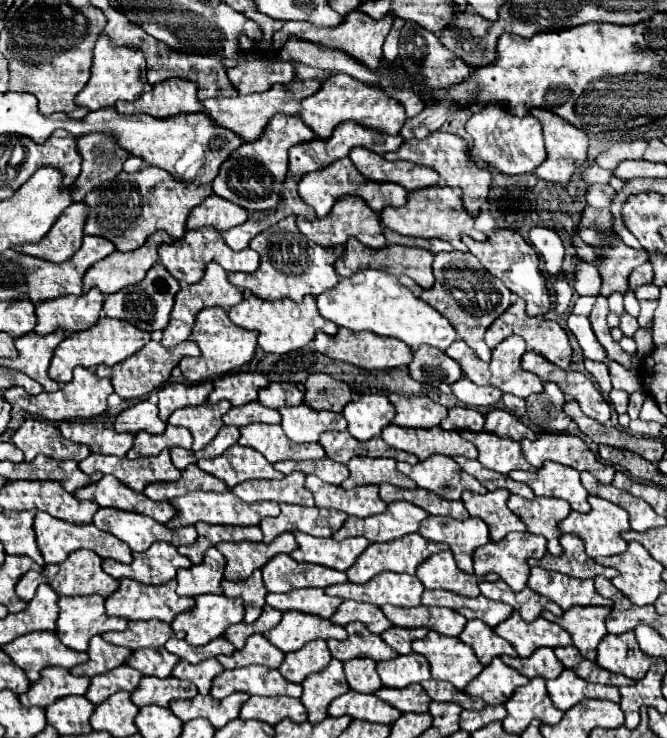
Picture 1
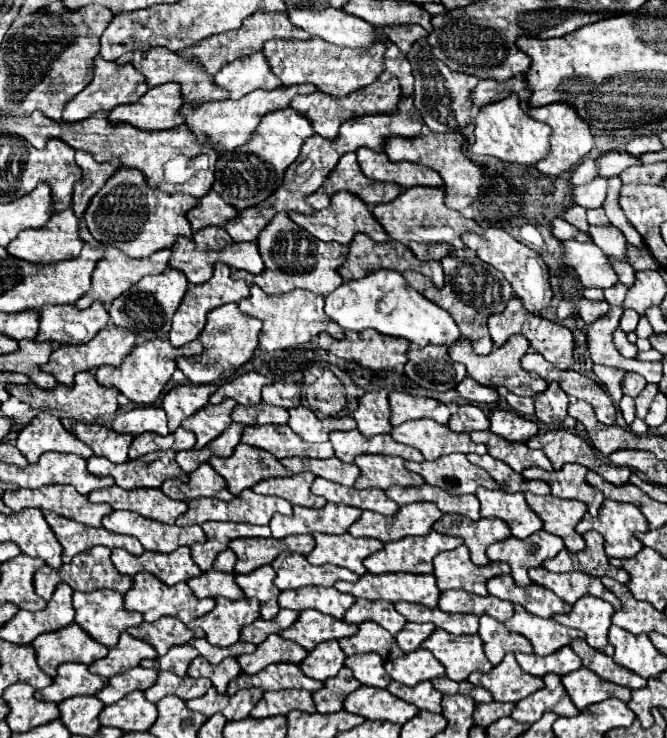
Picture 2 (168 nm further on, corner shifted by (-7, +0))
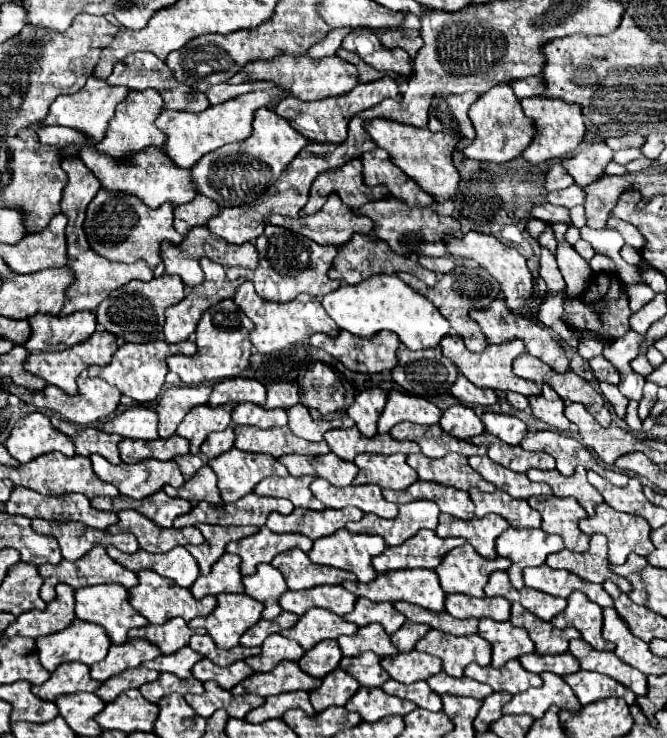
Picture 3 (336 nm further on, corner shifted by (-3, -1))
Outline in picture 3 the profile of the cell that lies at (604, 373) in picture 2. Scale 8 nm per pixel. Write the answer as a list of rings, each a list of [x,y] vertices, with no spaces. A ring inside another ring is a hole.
[[[600,383],[600,389],[602,389],[602,395],[604,395],[604,397],[610,401],[610,405],[614,407],[616,415],[618,415],[620,419],[624,419],[624,415],[626,415],[626,407],[628,407],[628,399],[622,397],[622,393],[620,393],[614,385]]]

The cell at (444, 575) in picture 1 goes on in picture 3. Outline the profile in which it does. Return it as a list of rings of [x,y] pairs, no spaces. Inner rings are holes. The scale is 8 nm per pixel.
[[[464,543],[452,549],[436,569],[442,581],[442,589],[446,593],[462,593],[470,597],[484,597],[484,585],[488,583],[490,573],[506,571],[510,567],[510,559],[496,557],[484,559],[474,551],[470,543]]]

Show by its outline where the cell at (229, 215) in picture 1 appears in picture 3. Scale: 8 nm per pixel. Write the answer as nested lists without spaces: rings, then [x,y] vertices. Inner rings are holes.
[[[196,195],[194,201],[174,207],[174,229],[180,235],[186,235],[192,227],[206,225],[206,221],[218,213],[220,213],[220,209],[214,201],[210,201],[208,197]]]

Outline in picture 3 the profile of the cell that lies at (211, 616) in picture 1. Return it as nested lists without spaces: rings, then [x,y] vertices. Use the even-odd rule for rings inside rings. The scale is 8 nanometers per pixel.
[[[220,593],[218,607],[206,617],[206,631],[220,649],[236,647],[246,629],[260,621],[264,605],[246,593]]]

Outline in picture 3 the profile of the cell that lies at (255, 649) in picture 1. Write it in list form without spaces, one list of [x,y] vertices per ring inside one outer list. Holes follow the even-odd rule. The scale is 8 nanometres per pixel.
[[[274,633],[262,643],[262,653],[258,657],[248,657],[246,663],[254,671],[260,673],[260,671],[274,669],[280,661],[286,661],[286,659],[288,661],[300,661],[302,655],[304,655],[304,649],[298,643]]]

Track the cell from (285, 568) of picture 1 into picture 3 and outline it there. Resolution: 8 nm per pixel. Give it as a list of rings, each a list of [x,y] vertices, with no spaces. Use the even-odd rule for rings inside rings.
[[[290,549],[276,555],[272,559],[272,565],[284,575],[290,591],[312,589],[316,585],[342,585],[346,579],[356,579],[350,571],[312,563],[300,549]]]

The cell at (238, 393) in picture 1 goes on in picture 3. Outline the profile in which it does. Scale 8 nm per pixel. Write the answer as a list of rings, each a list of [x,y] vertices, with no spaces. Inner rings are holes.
[[[244,377],[218,381],[212,389],[208,405],[220,407],[228,401],[236,401],[236,403],[250,401],[250,403],[262,405],[266,401],[266,387],[256,379],[244,379]]]

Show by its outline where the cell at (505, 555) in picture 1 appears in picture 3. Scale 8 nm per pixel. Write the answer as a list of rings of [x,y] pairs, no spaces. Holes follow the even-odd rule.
[[[508,527],[496,541],[496,551],[512,561],[508,569],[510,583],[516,589],[524,587],[522,571],[526,567],[538,567],[550,553],[564,549],[564,541],[558,535],[548,535],[542,529],[514,529]]]

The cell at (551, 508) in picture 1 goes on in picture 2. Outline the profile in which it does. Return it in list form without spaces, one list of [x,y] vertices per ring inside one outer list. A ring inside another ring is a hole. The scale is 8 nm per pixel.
[[[526,492],[528,506],[542,518],[544,530],[556,534],[564,540],[564,546],[570,552],[584,550],[582,536],[574,530],[576,524],[586,514],[586,504],[580,500],[562,500],[556,496],[536,496]]]

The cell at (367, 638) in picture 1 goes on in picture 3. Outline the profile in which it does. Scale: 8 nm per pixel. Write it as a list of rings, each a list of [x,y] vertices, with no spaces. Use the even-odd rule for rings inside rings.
[[[378,623],[360,627],[352,637],[338,637],[338,645],[346,657],[356,657],[366,651],[372,651],[380,657],[398,653],[398,649],[392,645],[388,633]]]

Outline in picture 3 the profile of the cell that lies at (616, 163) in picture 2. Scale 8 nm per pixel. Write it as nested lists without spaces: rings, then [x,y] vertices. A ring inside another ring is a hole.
[[[592,143],[582,147],[574,157],[564,159],[562,167],[576,181],[576,185],[586,187],[602,177],[604,167],[612,161],[612,149],[606,143]]]

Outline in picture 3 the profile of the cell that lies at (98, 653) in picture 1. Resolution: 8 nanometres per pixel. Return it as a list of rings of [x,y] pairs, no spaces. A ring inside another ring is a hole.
[[[128,639],[122,645],[112,645],[106,659],[94,663],[92,669],[92,677],[100,683],[104,683],[106,679],[142,665],[144,661],[150,661],[154,657],[158,657],[158,647],[150,641],[142,641],[142,639]]]

